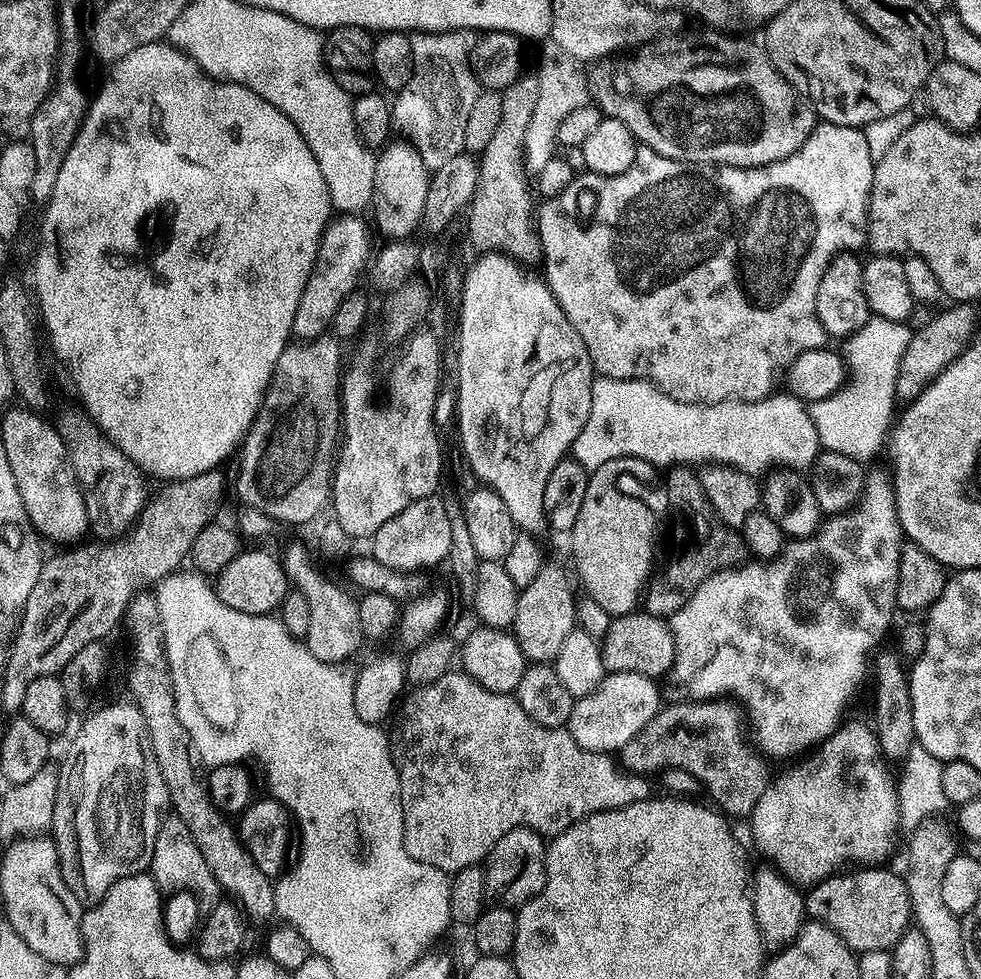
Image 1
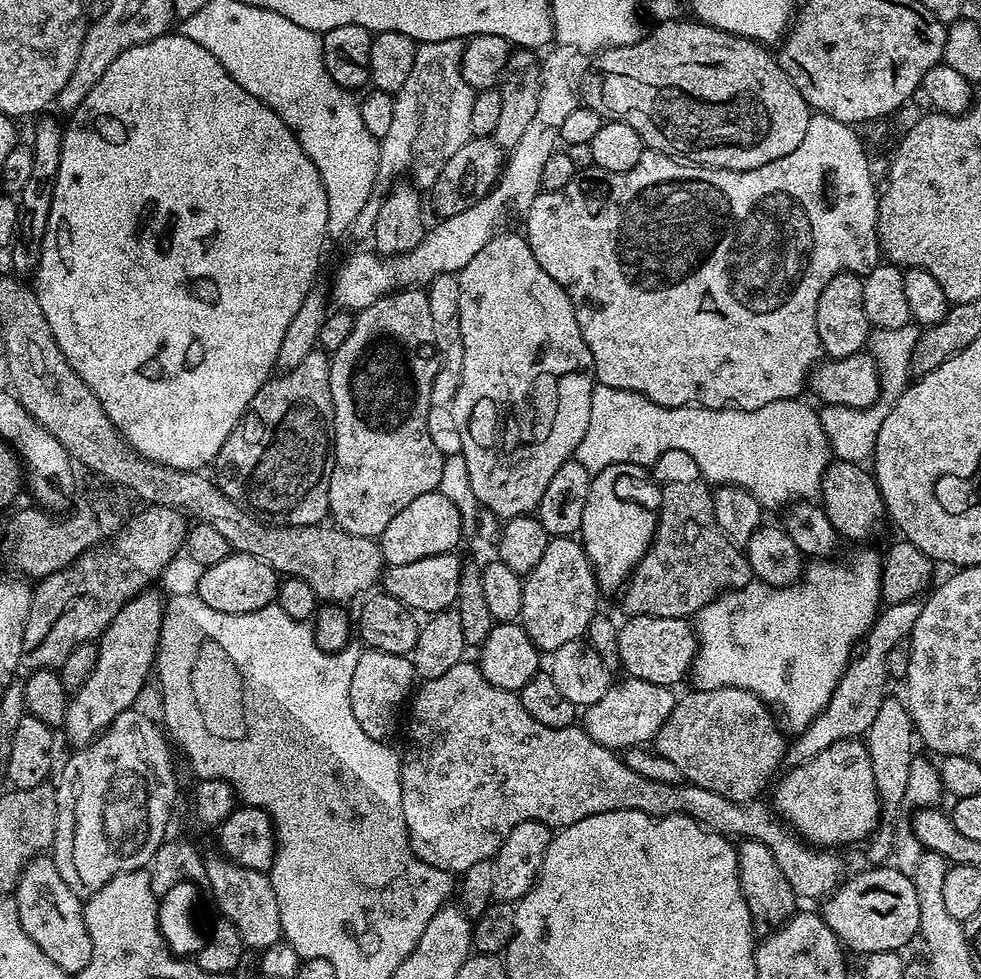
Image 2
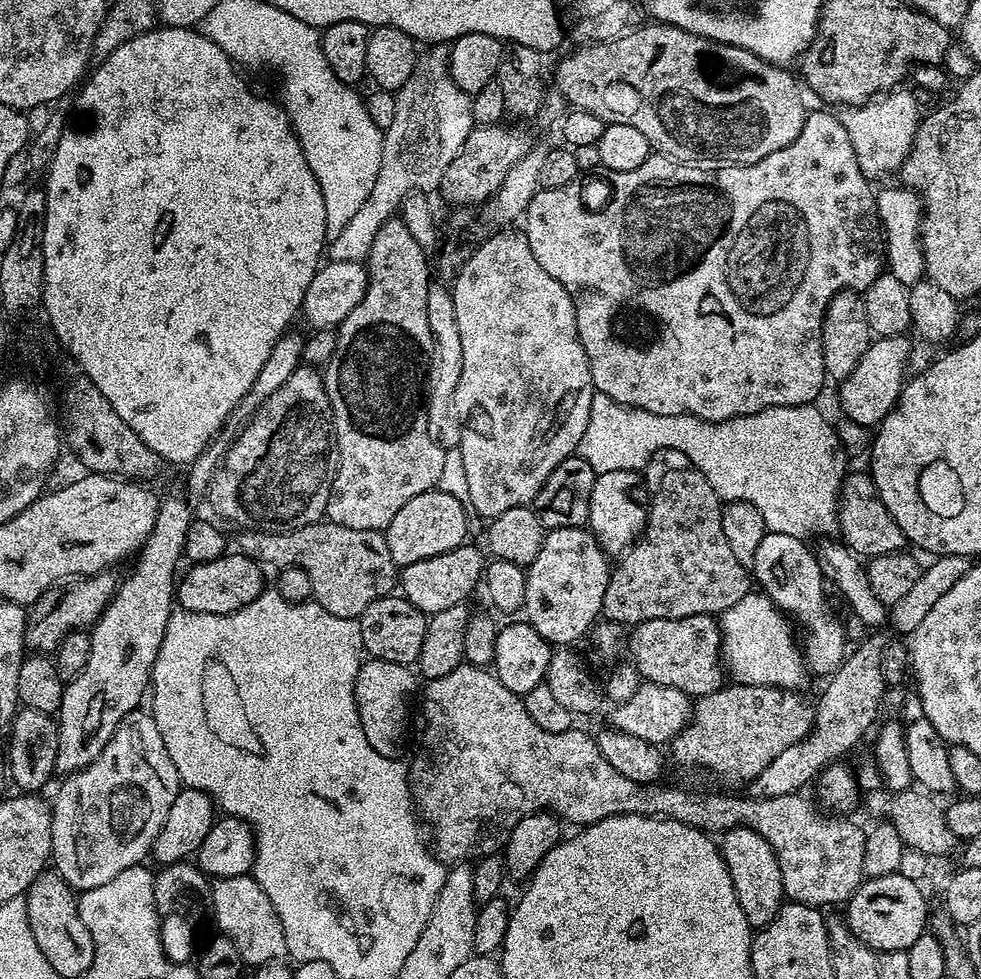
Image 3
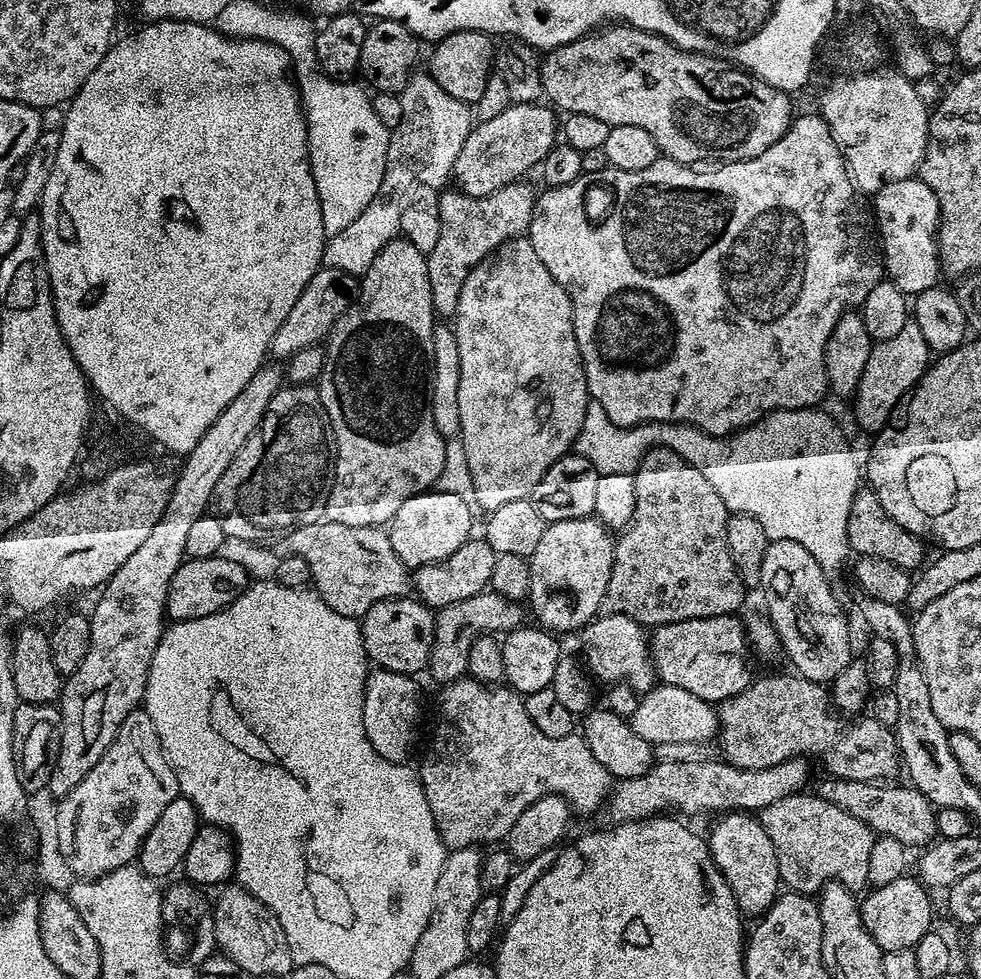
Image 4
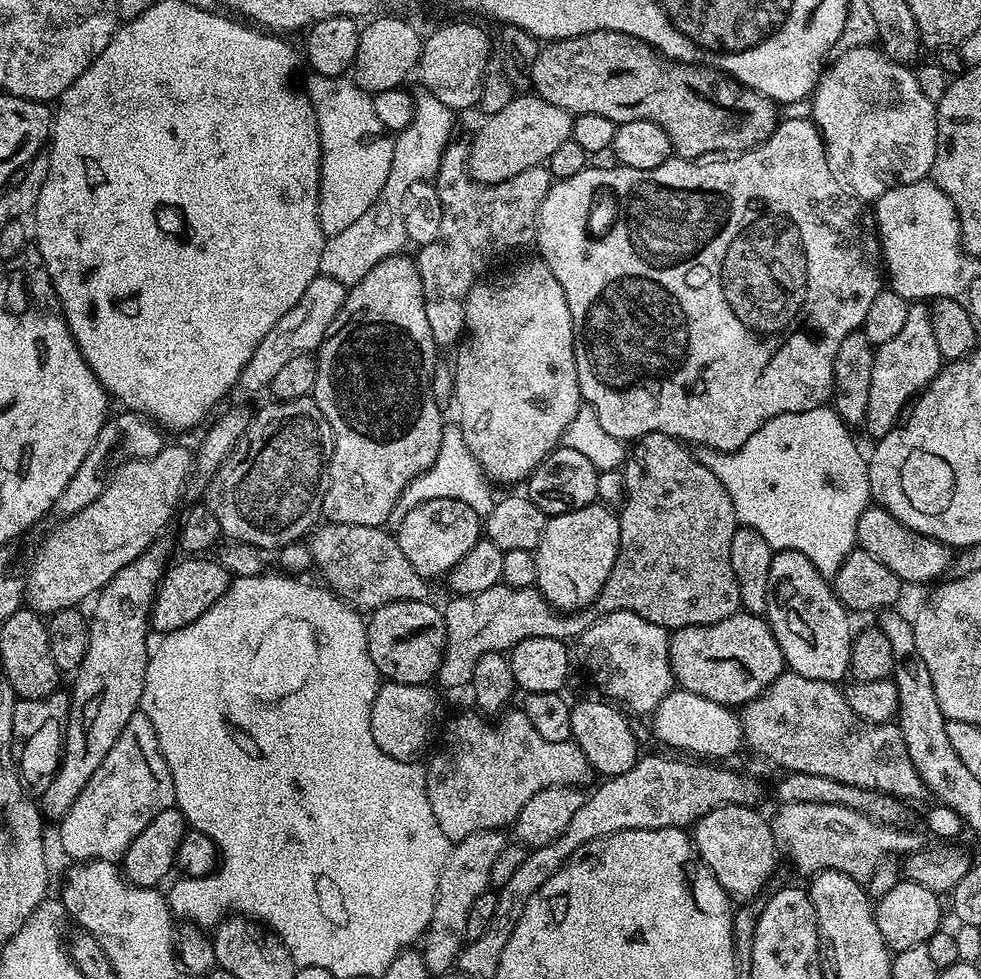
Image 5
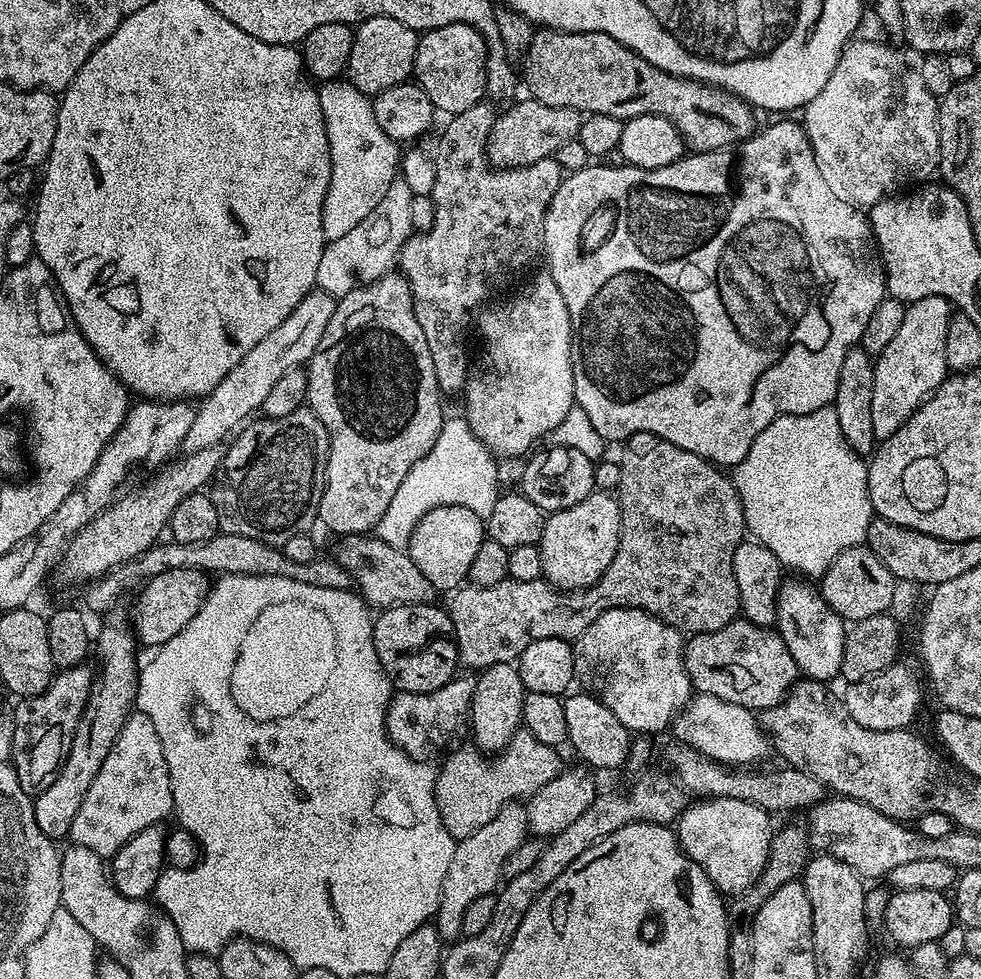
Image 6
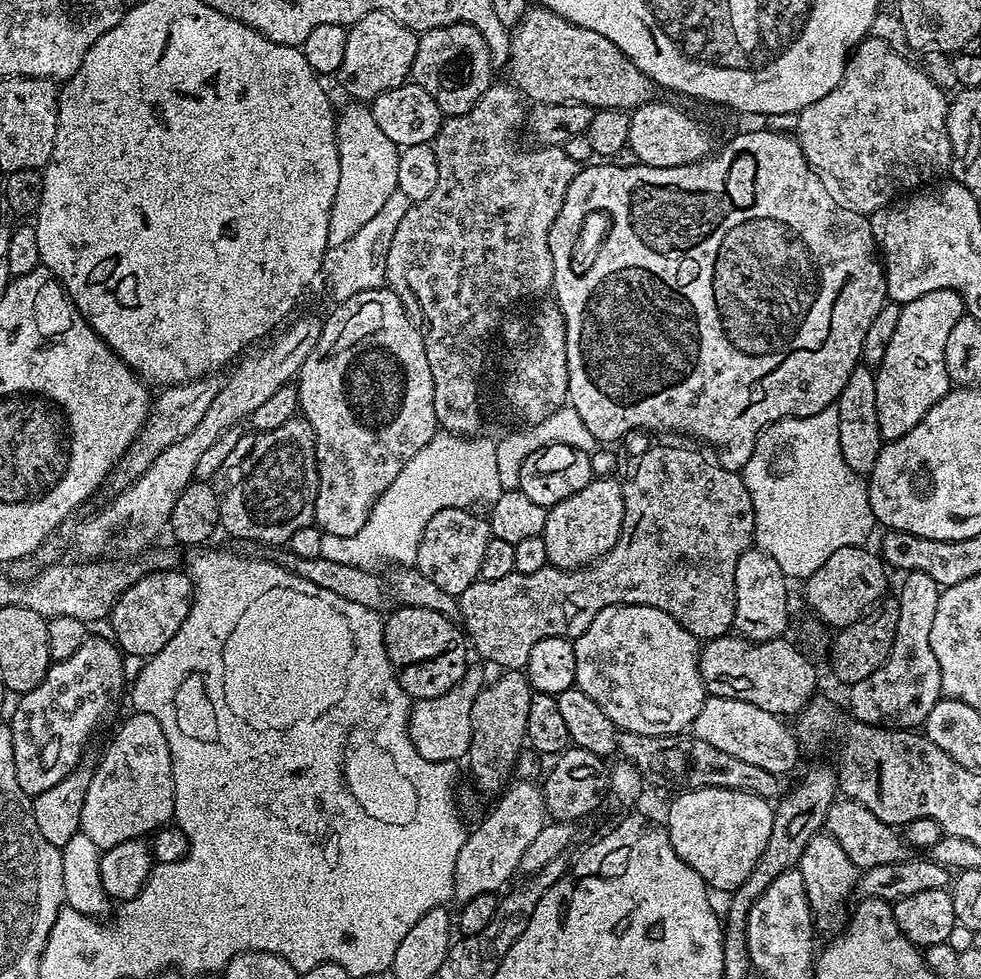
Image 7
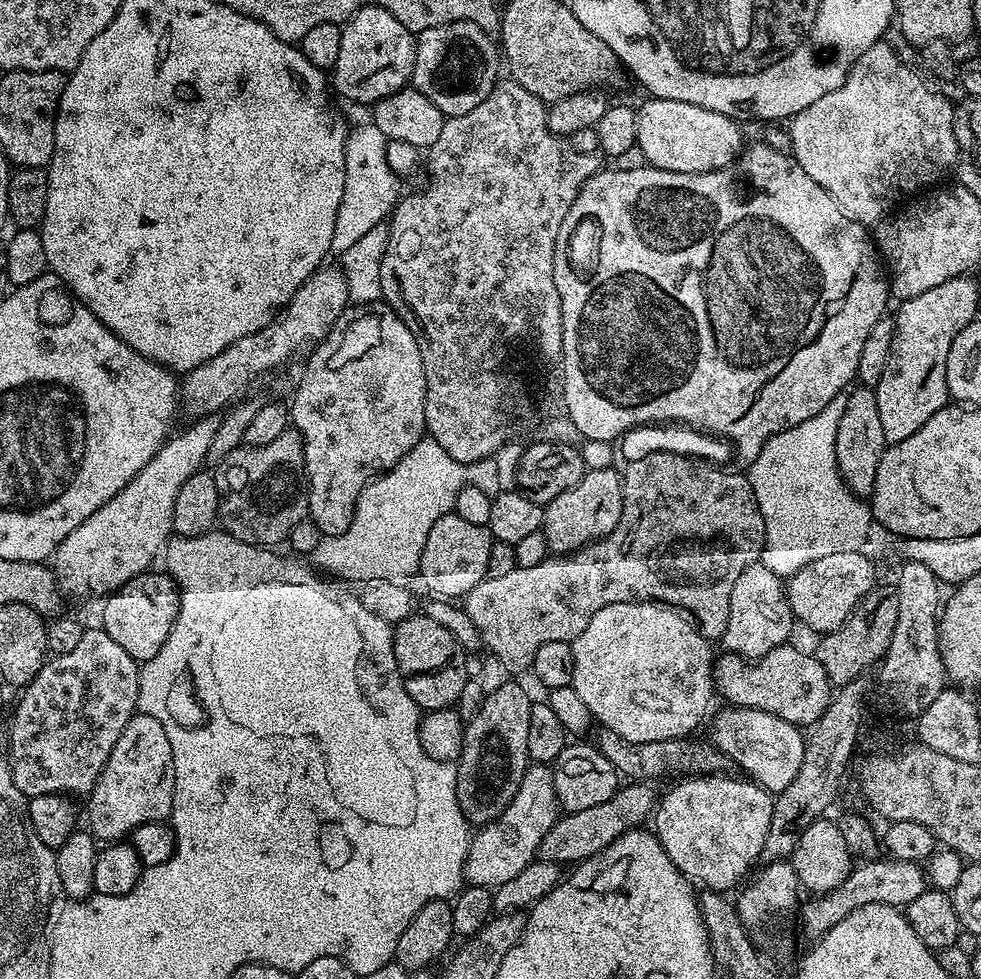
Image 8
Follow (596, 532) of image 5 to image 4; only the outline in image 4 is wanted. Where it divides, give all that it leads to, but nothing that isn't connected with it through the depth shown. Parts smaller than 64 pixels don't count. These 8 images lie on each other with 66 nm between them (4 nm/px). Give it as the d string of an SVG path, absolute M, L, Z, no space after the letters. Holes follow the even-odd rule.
M595 515L586 518L570 518L566 522L548 524L530 558L530 594L527 603L532 604L535 623L553 633L572 632L583 629L596 619L604 607L606 586L610 586L610 570L614 559L614 536Z

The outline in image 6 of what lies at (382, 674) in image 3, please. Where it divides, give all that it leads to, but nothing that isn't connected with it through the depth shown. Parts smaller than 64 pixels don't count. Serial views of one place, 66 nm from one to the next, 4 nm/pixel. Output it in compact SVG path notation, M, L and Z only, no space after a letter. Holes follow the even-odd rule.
M463 674L432 692L401 692L395 693L388 704L385 728L392 744L403 750L414 761L429 763L436 754L441 755L456 732L468 722L473 700L476 679L473 675Z

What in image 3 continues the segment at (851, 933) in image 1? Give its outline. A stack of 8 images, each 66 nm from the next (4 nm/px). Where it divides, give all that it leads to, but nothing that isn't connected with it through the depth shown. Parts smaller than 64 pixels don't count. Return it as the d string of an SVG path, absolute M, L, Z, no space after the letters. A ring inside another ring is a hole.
M901 872L867 877L846 902L846 923L849 930L877 954L890 950L907 952L930 924L928 900L920 887L917 881L906 878Z

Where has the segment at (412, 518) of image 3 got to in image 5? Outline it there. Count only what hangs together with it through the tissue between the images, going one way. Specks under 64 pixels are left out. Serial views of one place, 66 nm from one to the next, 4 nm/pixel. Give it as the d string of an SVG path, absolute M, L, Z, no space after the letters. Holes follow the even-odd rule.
M434 498L430 502L422 502L414 506L409 512L399 517L400 529L395 529L394 535L402 554L418 570L418 574L425 578L432 576L447 577L452 568L482 538L482 517L466 502L458 502L454 498Z

